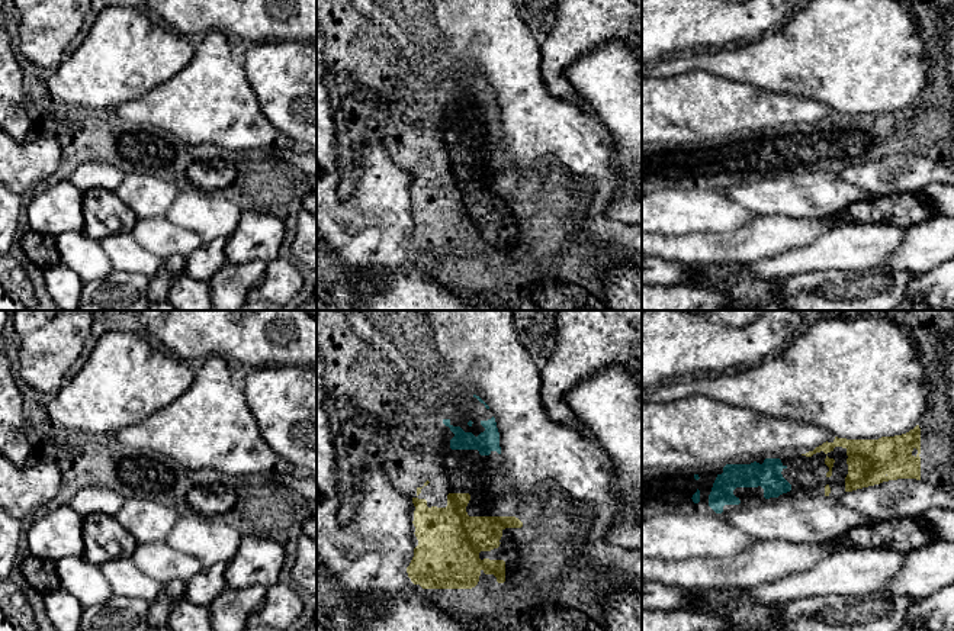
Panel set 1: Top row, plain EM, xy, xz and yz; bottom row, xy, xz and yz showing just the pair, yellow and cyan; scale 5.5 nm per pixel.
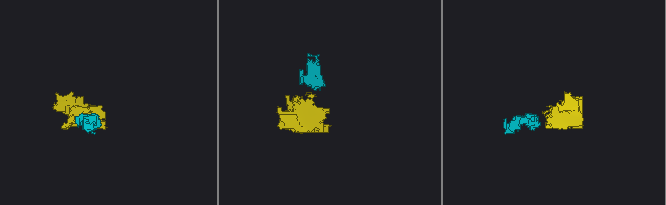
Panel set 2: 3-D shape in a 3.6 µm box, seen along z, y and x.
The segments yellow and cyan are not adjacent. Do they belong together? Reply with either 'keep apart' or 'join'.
join

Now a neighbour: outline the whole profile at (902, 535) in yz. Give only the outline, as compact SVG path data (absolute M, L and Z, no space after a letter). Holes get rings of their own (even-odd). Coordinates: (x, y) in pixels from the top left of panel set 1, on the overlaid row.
M916 518L876 521L873 525L855 527L831 544L848 550L889 548L908 553L935 541Z

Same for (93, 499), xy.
M90 486L78 490L68 502L68 506L83 518L91 514L116 516L123 502L125 498L109 487Z

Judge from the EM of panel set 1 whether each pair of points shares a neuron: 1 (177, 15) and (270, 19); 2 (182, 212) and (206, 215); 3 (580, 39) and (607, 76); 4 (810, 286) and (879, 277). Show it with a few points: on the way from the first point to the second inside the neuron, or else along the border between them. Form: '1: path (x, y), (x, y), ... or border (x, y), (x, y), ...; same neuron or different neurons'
1: path (201, 15), (247, 15); same neuron
2: path (188, 212), (201, 212); same neuron
3: border (620, 39), (607, 39), (581, 54), (564, 74); different neurons
4: path (828, 286), (861, 286); same neuron

